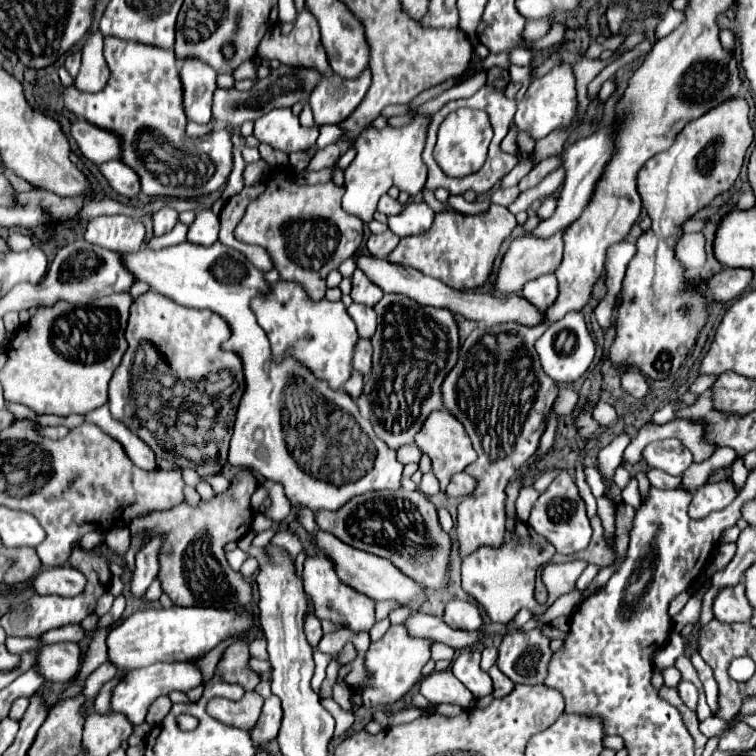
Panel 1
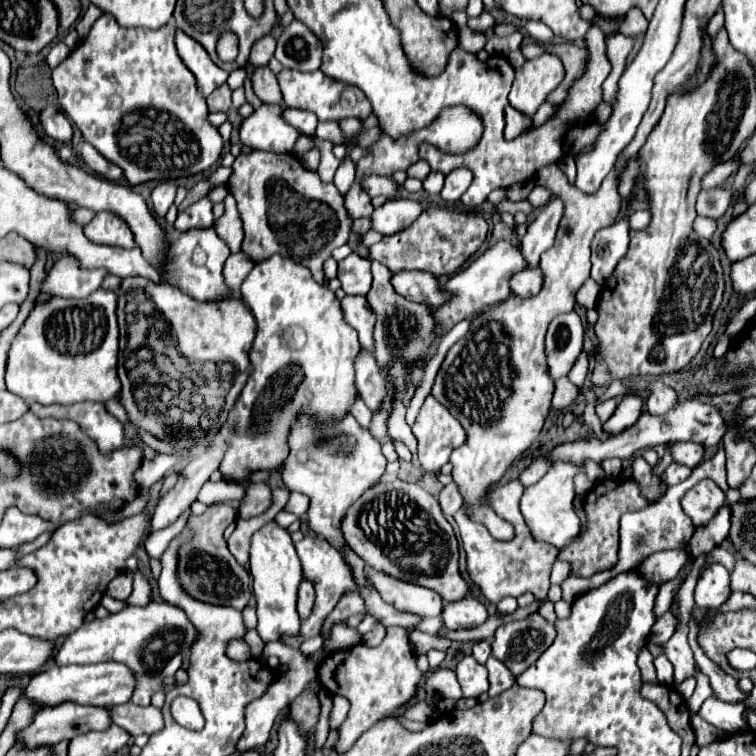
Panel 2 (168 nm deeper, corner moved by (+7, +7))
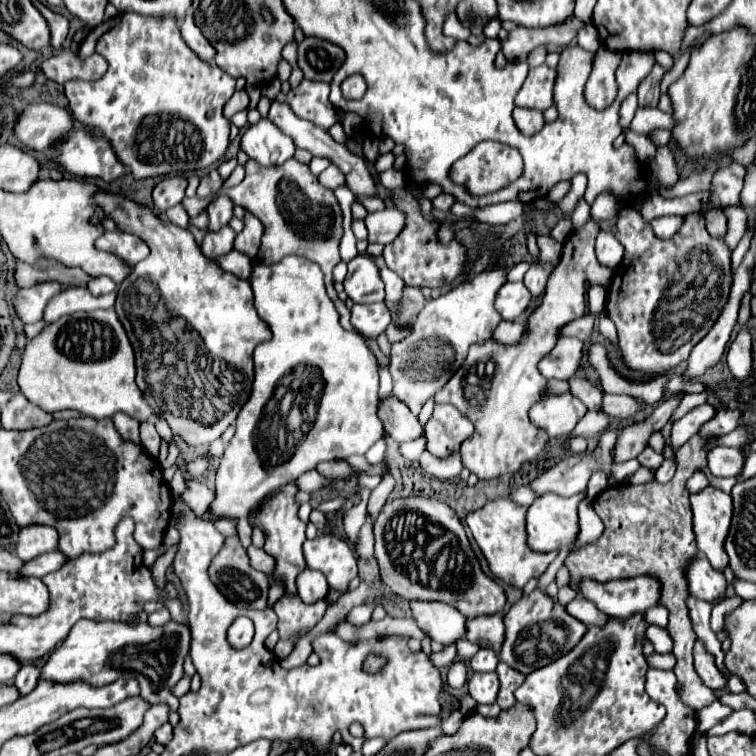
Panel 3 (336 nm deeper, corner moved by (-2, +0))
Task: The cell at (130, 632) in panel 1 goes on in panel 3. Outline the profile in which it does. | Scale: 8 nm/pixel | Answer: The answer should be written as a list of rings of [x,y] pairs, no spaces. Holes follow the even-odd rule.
[[[79,620],[69,636],[57,646],[47,662],[41,666],[41,678],[49,682],[87,682],[91,686],[105,686],[119,678],[135,678],[141,684],[141,696],[151,704],[165,702],[171,710],[179,708],[179,700],[169,688],[183,678],[183,660],[189,652],[189,626],[169,622],[165,628],[153,628],[145,622],[127,626],[125,622],[95,622]]]

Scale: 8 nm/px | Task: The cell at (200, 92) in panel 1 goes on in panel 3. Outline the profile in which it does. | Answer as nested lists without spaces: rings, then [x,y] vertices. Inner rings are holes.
[[[193,10],[187,12],[187,16],[181,20],[179,24],[181,28],[181,36],[183,40],[187,42],[187,46],[191,50],[195,50],[195,54],[199,54],[199,58],[203,58],[205,62],[211,62],[213,56],[215,56],[215,48],[207,42],[207,38],[201,34],[201,30],[195,26],[195,20],[193,20]]]

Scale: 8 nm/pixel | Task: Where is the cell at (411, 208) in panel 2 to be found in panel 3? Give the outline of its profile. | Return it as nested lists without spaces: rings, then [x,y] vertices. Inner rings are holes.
[[[385,208],[381,212],[367,214],[365,226],[369,230],[369,242],[379,242],[379,244],[389,244],[397,238],[397,234],[403,230],[403,212],[397,208]]]

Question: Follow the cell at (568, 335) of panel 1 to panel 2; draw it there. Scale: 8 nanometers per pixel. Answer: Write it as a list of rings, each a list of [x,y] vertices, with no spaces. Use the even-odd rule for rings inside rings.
[[[576,311],[558,315],[546,333],[546,363],[552,379],[570,373],[584,347],[584,327]]]

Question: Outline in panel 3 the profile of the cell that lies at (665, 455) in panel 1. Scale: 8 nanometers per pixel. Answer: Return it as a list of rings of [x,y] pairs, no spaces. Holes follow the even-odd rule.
[[[717,446],[709,452],[709,470],[713,476],[721,478],[739,478],[745,458],[737,448]]]

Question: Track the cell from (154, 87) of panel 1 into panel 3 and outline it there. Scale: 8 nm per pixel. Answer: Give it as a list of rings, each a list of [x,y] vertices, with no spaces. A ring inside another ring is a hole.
[[[135,12],[117,14],[93,28],[81,42],[79,56],[87,58],[91,52],[101,54],[109,62],[109,68],[105,76],[95,82],[65,82],[71,114],[85,126],[95,128],[101,136],[107,136],[117,158],[131,170],[135,180],[165,174],[189,174],[223,158],[229,144],[229,120],[223,116],[223,106],[235,92],[235,78],[217,64],[201,60],[181,38],[173,16],[155,18]]]

